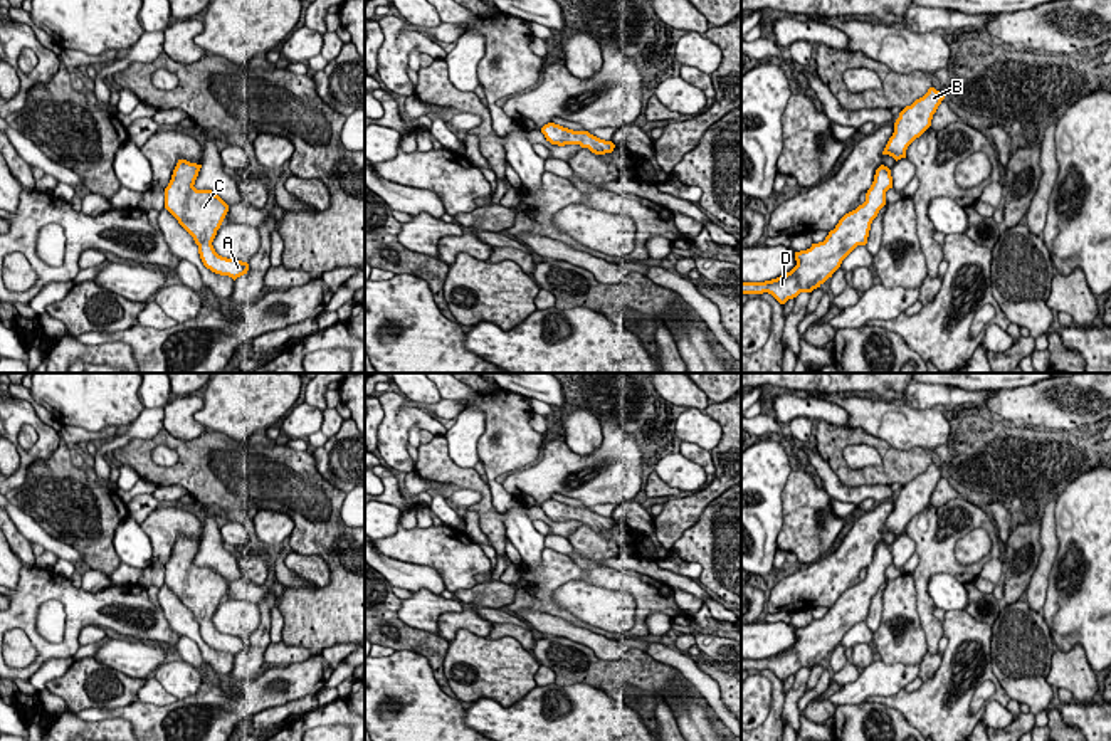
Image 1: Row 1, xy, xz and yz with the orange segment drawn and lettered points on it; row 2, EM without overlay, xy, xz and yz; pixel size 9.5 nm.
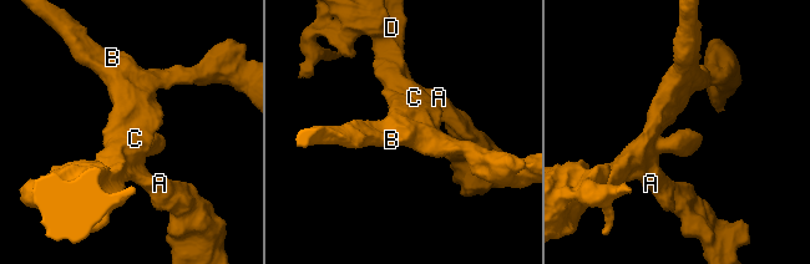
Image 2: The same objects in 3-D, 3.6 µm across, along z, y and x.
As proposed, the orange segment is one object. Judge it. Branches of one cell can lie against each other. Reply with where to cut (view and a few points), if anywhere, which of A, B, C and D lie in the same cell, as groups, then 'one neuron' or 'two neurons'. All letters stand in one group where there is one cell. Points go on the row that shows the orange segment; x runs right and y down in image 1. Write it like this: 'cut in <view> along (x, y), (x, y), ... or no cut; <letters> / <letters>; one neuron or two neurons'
no cut; A B C D; one neuron

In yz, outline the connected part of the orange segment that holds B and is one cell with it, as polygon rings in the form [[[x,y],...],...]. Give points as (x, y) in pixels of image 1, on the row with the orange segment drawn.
[[[929,87],[923,97],[906,106],[894,123],[894,133],[882,155],[892,156],[896,161],[906,158],[908,146],[931,126],[933,114],[943,99],[943,92]]]

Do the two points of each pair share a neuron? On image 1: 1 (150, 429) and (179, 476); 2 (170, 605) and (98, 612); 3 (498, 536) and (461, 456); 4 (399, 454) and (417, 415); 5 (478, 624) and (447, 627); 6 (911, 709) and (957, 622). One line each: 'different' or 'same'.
1: different
2: different
3: different
4: same
5: same
6: same

